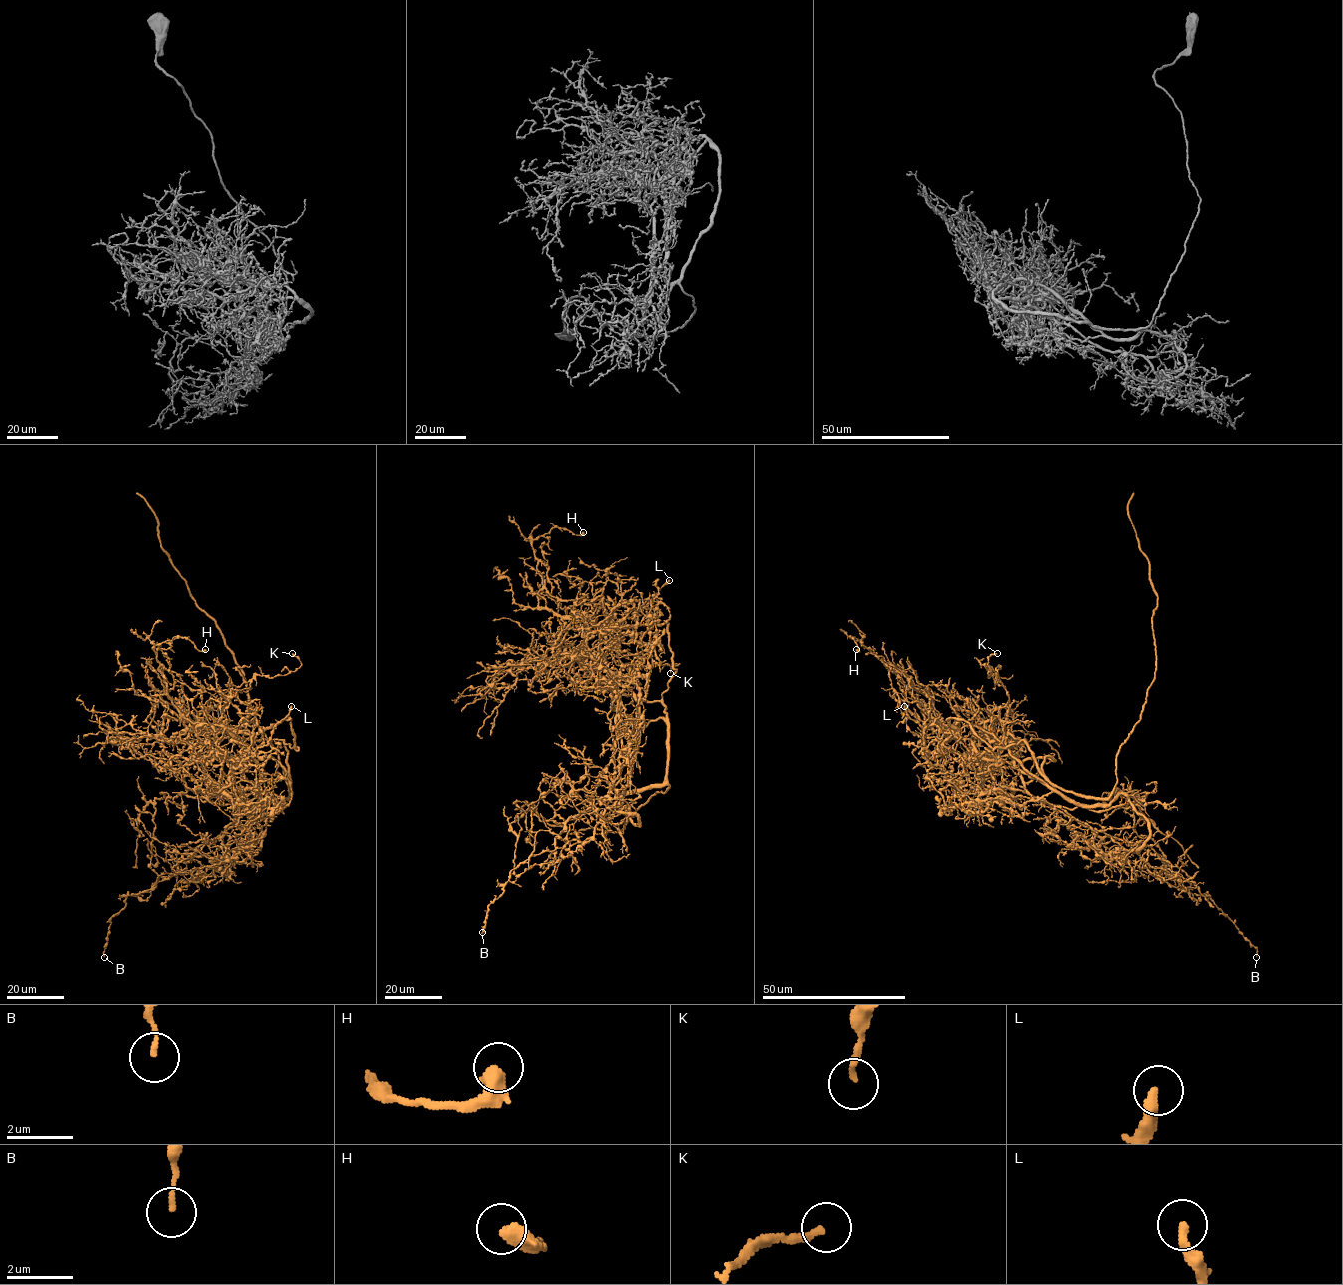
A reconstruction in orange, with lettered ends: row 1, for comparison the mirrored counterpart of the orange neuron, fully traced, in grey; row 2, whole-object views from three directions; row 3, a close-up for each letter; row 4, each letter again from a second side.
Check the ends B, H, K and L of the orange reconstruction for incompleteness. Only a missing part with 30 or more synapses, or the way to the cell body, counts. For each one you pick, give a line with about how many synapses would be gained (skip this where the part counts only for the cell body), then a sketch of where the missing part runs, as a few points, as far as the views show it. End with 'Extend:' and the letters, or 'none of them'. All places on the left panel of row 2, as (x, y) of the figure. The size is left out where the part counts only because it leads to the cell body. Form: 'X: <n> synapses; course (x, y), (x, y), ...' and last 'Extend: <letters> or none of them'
Extend: none of them

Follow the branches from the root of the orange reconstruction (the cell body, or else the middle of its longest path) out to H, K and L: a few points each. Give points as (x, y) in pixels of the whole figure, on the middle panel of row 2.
H: (667, 740), (661, 718), (626, 727), (613, 676), (538, 594), (532, 541), (554, 527), (583, 532)
K: (667, 740), (659, 701), (623, 695), (571, 654), (585, 675), (606, 684), (648, 665), (679, 663), (670, 673)
L: (667, 740), (661, 718), (634, 731), (621, 720), (610, 689), (624, 665), (608, 626), (616, 606), (669, 580)

